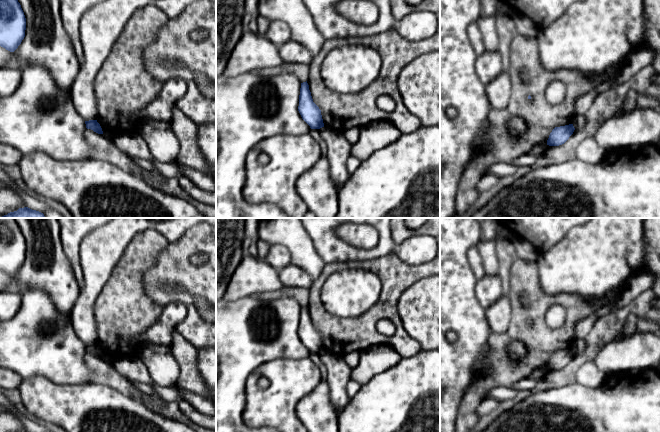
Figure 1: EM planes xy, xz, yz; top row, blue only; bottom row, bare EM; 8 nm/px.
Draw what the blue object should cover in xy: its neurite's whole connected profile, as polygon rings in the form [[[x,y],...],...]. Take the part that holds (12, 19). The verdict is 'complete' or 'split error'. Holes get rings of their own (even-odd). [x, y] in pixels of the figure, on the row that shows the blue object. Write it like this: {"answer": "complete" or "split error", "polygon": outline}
{"answer": "complete", "polygon": [[[0,0],[0,46],[14,52],[25,30],[26,18],[18,0]]]}

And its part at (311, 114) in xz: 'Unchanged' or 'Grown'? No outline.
Unchanged

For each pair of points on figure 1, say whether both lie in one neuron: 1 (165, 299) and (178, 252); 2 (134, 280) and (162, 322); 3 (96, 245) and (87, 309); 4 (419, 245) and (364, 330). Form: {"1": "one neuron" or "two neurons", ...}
{"1": "one neuron", "2": "two neurons", "3": "one neuron", "4": "two neurons"}

